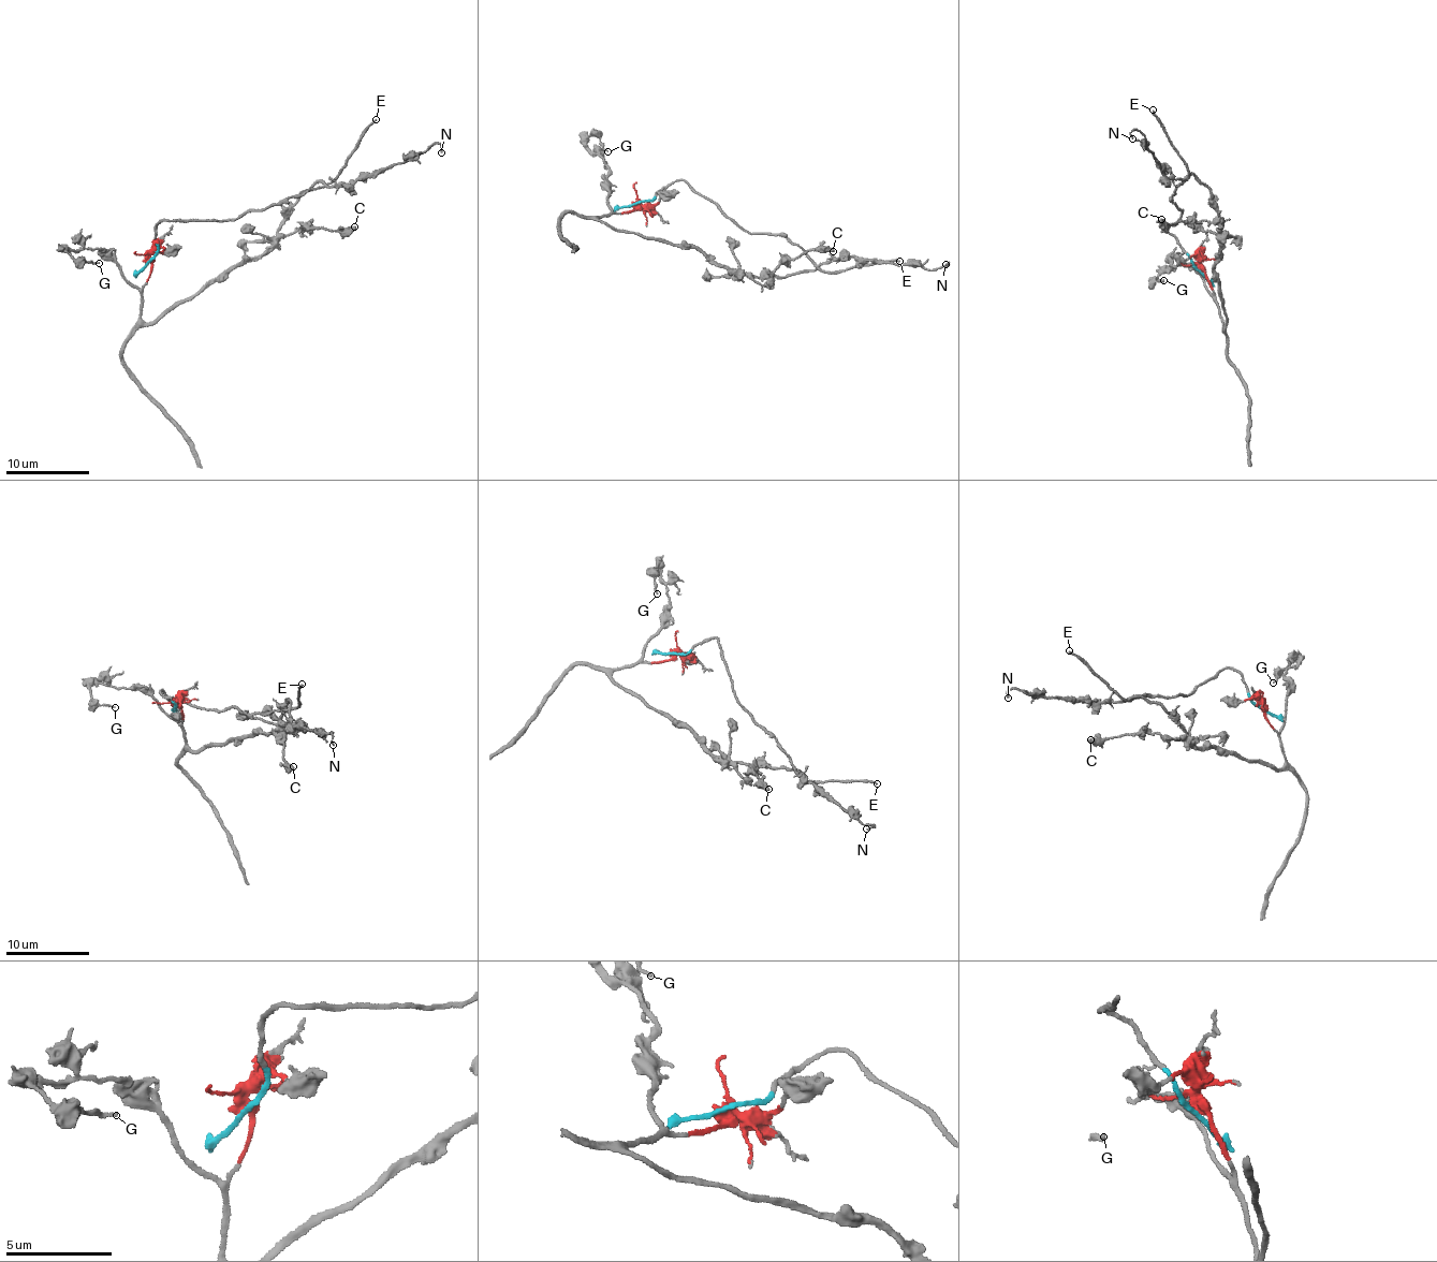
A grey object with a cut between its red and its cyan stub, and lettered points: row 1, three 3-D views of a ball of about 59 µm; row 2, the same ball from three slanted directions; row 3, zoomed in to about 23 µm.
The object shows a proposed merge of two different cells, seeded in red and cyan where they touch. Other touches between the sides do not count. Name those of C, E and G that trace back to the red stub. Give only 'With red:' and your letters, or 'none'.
With red: C, G

